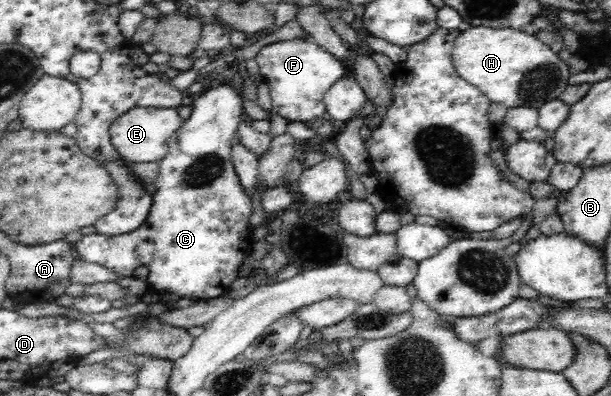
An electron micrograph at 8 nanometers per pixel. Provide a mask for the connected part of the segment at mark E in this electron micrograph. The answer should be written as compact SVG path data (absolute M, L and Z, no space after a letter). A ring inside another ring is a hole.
M136 106L123 113L110 126L111 142L124 162L150 163L159 162L169 149L169 139L177 129L181 128L182 118L178 108L161 106Z

